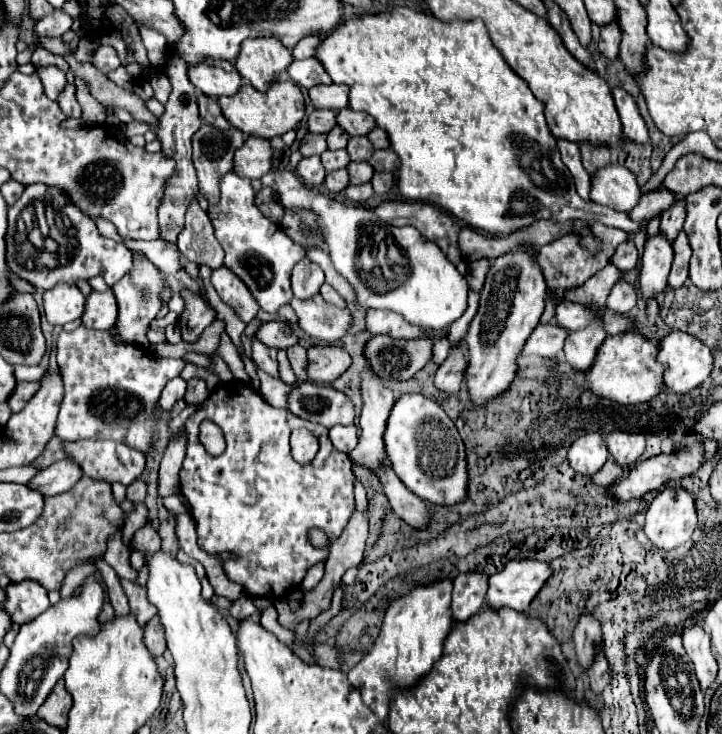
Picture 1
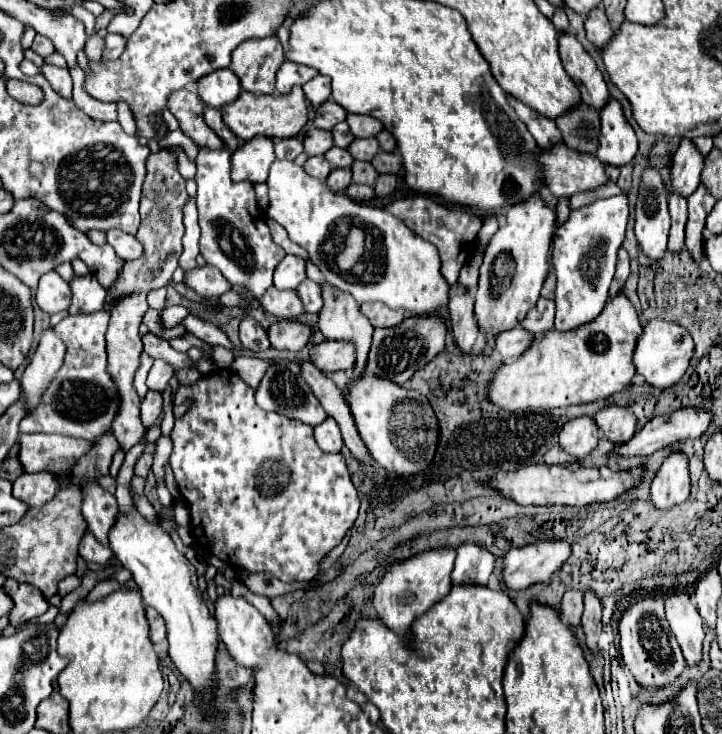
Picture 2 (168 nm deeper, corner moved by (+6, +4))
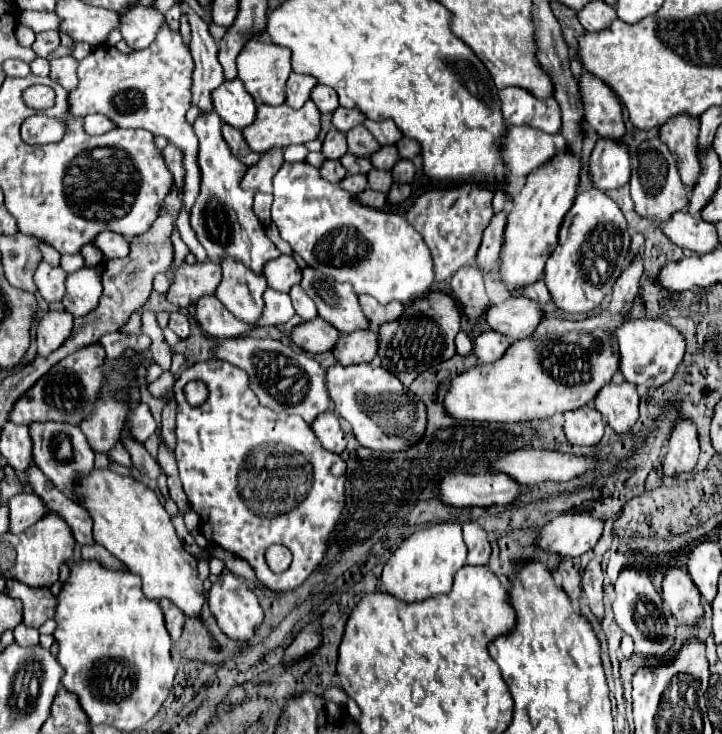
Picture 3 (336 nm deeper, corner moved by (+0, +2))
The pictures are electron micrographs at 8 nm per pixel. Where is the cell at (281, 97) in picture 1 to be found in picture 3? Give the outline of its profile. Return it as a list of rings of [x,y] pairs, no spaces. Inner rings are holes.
[[[308,99],[304,103],[302,109],[292,109],[288,105],[260,105],[258,113],[256,113],[256,121],[246,127],[244,131],[244,139],[250,145],[250,149],[258,155],[266,153],[272,147],[288,147],[288,145],[300,145],[300,143],[308,143],[314,141],[320,133],[320,111],[318,107],[314,107],[314,103]]]

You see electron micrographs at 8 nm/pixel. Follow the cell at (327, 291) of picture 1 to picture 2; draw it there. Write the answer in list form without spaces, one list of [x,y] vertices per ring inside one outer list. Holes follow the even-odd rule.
[[[302,281],[298,285],[298,295],[306,307],[308,313],[318,313],[322,309],[322,293],[320,293],[320,287],[318,283],[314,281]]]

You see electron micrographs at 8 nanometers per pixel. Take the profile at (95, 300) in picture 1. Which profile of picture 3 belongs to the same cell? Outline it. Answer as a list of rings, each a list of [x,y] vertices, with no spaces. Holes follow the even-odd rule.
[[[82,267],[66,275],[66,295],[62,297],[62,305],[74,317],[82,317],[92,309],[96,309],[100,295],[102,295],[102,283],[98,269]]]

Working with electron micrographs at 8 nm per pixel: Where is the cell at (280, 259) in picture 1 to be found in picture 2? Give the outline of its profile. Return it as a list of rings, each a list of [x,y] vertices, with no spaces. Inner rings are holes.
[[[200,149],[196,157],[196,205],[198,223],[202,229],[200,253],[208,265],[214,265],[232,285],[244,285],[248,293],[260,299],[272,287],[272,273],[276,265],[286,257],[286,251],[272,241],[270,229],[260,217],[254,185],[250,181],[234,183],[230,179],[230,151]]]

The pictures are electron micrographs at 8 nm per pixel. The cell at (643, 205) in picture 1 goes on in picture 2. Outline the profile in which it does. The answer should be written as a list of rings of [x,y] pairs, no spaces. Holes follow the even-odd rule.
[[[616,195],[596,199],[594,203],[570,211],[568,221],[554,235],[552,265],[556,271],[556,331],[572,331],[580,325],[592,323],[608,301],[608,287],[614,277],[616,253],[624,241],[624,231],[630,217],[628,197]]]

